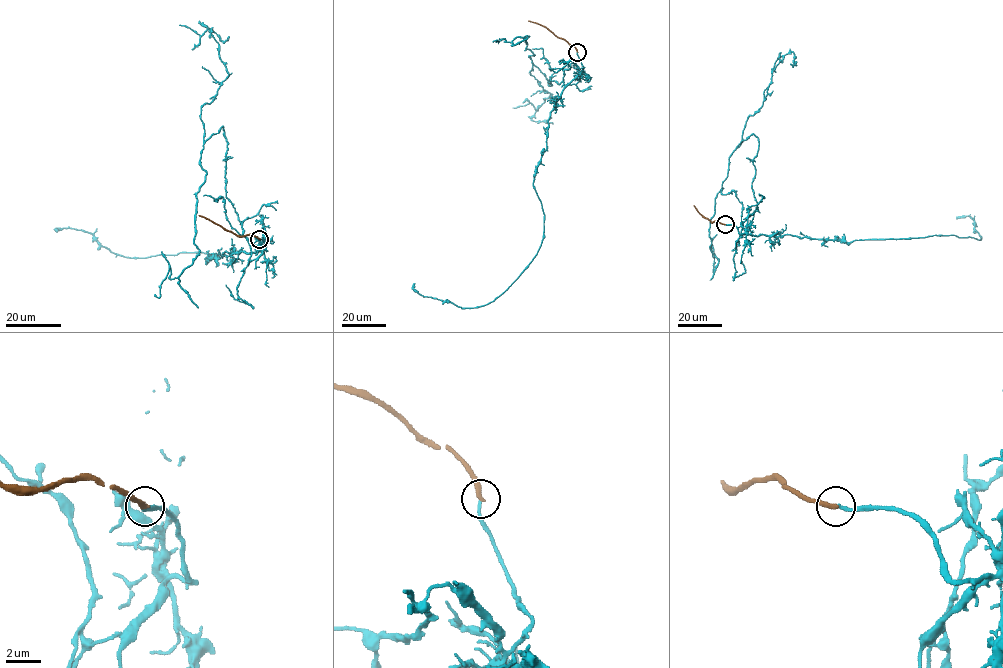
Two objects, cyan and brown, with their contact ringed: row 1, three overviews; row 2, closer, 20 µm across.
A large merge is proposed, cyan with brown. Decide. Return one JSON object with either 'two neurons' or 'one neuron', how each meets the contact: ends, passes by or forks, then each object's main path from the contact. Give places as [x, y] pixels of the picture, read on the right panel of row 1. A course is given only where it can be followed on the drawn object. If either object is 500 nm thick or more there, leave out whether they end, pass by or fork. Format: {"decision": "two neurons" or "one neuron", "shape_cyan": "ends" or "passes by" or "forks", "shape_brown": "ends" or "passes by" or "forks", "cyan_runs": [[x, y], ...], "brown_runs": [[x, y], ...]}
{"decision": "two neurons", "shape_cyan": "ends", "shape_brown": "ends", "cyan_runs": [[725, 224], [733, 225], [740, 233], [848, 242], [934, 235], [981, 239], [969, 216], [956, 218]], "brown_runs": [[725, 224], [712, 222], [693, 205]]}

